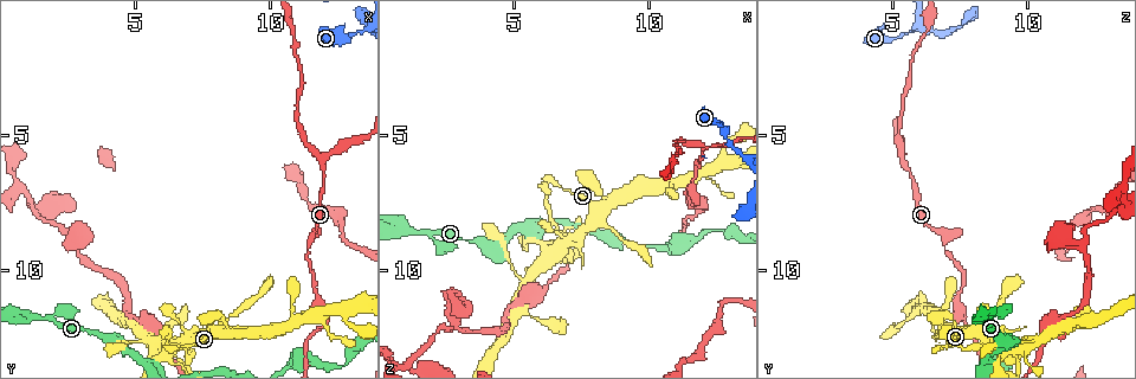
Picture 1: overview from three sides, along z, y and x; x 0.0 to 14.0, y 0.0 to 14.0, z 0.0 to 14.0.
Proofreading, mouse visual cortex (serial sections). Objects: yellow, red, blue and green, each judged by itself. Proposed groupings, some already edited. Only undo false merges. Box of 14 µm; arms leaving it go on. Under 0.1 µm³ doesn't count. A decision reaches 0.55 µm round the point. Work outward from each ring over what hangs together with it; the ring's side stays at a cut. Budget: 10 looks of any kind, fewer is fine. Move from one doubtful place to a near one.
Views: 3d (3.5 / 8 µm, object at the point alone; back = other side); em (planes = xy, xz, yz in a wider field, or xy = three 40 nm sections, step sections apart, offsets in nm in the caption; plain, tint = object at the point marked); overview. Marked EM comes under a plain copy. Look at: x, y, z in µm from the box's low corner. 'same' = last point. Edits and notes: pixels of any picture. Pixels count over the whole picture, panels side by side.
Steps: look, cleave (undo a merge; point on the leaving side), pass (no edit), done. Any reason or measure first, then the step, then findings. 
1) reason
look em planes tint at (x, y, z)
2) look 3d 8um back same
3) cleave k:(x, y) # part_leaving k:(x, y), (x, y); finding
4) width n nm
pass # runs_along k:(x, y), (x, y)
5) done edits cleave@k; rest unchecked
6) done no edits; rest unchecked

look 3d 8um at (6.4, 13.0, 9.2)

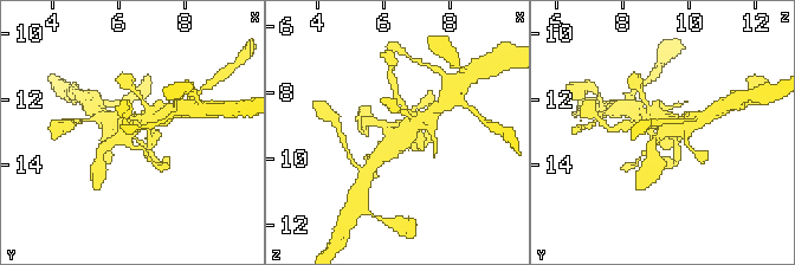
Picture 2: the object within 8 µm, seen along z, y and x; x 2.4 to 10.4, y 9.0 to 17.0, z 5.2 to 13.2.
shape alone is not enough
look em xy step 1 tint at (6.3, 13.0, 9.3)

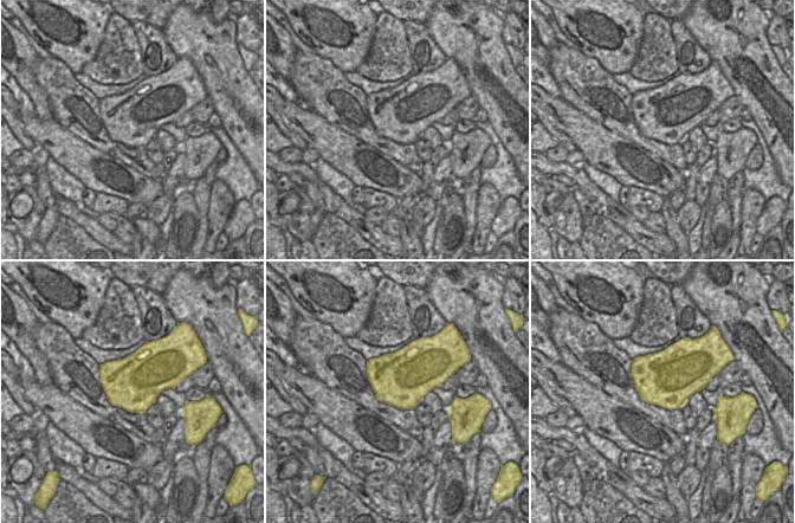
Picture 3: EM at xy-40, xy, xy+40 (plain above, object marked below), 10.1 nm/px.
pass # runs_along 2:(422, 118), (386, 148), (374, 165); all the same cell

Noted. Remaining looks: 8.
look 3d 3.5um at (11.5, 9.1, 6.9)

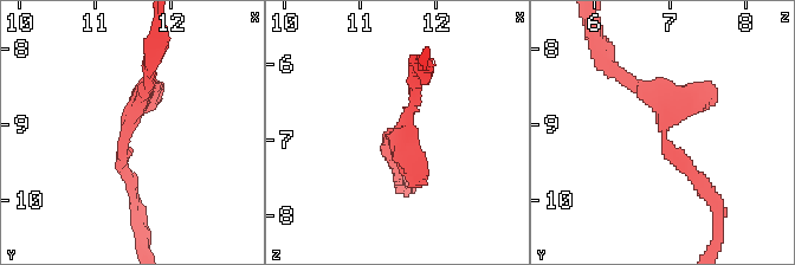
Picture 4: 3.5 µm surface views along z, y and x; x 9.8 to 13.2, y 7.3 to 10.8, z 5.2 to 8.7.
arm_widths 150, 200 nm; need the tissue
look em xy step 5 tint at (11.35, 9.15, 6.90)

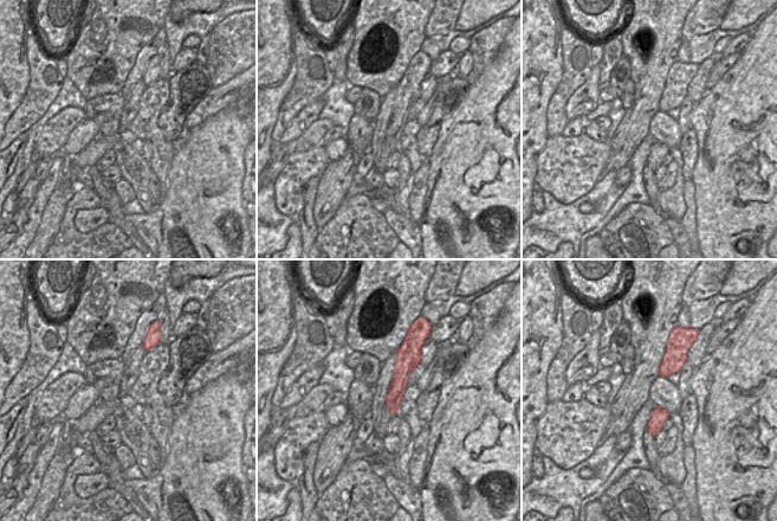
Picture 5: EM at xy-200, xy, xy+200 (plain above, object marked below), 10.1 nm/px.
pass # runs_along 4:(628, 81), (663, 110), (665, 142), (708, 193); one cell here

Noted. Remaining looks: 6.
sharp bend
look 3d 3.5um at (12.1, 11.9, 7.7)

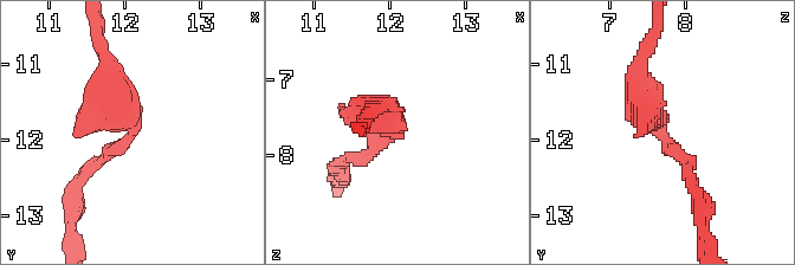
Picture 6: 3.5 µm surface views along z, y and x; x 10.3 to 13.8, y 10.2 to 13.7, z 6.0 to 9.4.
arm_widths 150, 350 nm; shape alone is not enough
look em xy step 5 tint at (12.10, 11.85, 7.70)

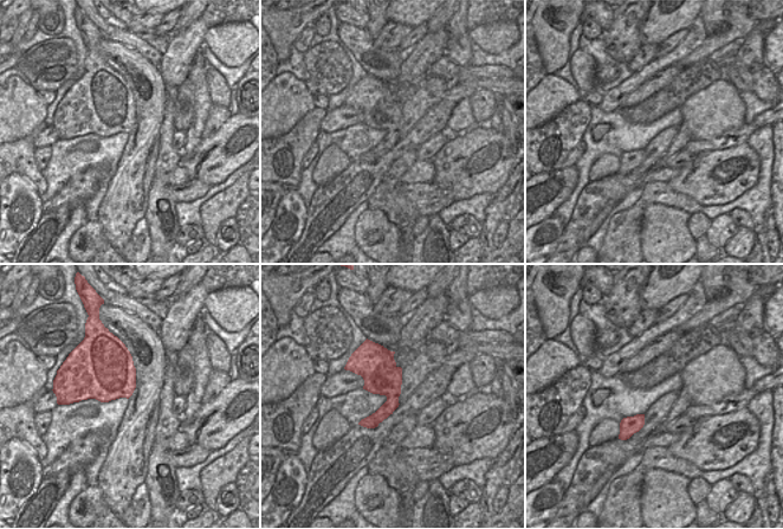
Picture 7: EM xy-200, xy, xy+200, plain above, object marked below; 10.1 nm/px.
pass # continuous, no second cell

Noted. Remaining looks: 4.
three-way junction
look 3d 3.5um at (11.9, 5.9, 5.4)

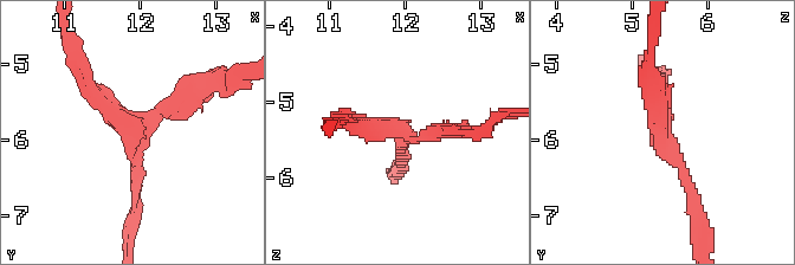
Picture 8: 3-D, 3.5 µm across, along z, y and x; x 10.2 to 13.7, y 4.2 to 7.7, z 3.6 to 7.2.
arms 3; arm_widths 200, 200, 250 nm
look em xy step 2 tint at (11.90, 5.90, 5.35)

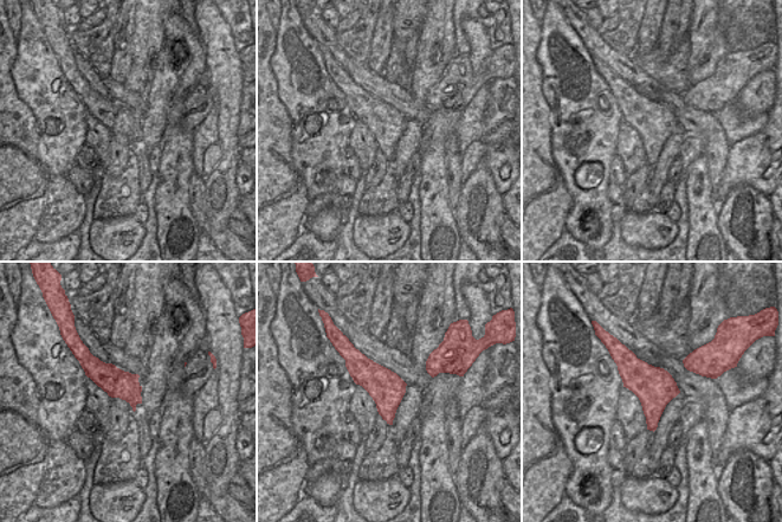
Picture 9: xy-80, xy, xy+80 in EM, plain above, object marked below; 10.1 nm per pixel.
pass # one cell here

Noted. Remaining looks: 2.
done no edits; rest unchecked

